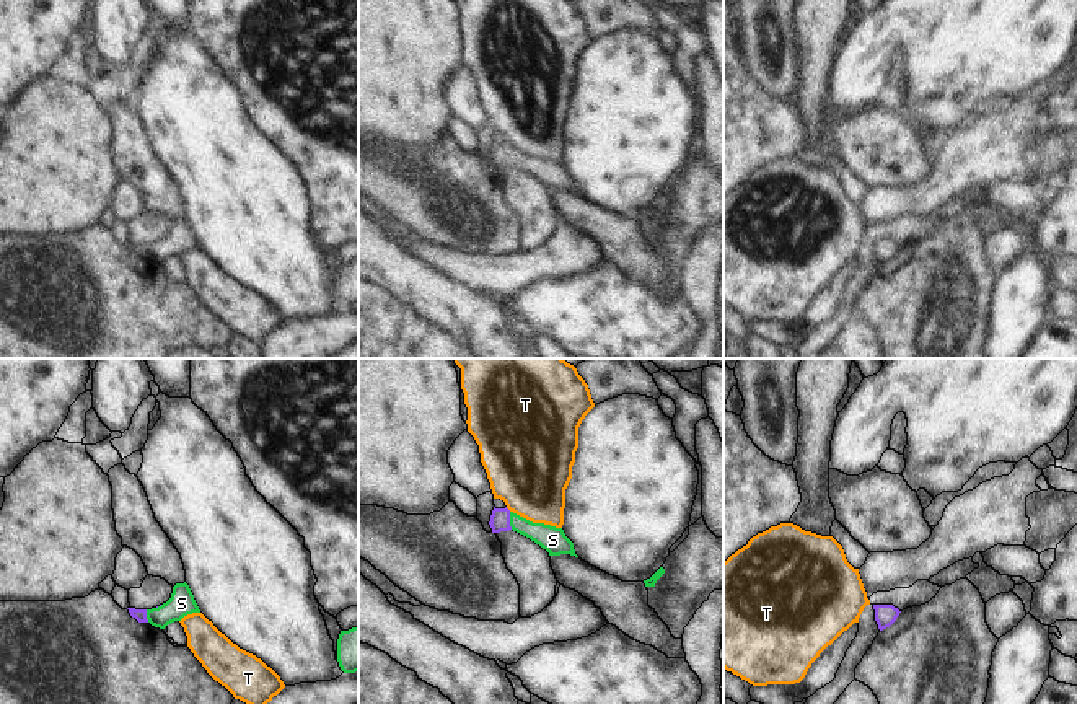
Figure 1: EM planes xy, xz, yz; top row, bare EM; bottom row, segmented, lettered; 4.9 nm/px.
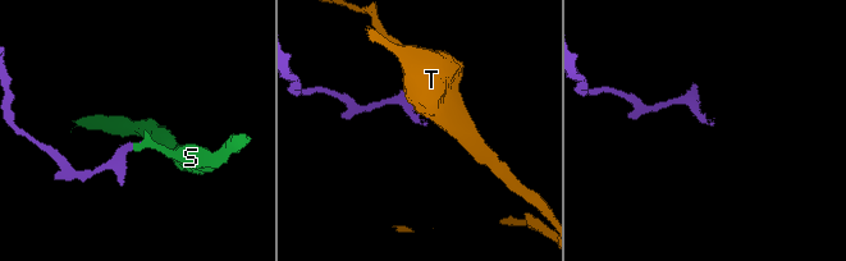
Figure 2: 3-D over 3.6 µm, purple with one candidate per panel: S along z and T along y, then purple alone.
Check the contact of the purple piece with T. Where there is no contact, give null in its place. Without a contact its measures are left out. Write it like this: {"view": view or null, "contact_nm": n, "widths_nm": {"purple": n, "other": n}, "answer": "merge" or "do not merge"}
{"view": "xz", "contact_nm": 40, "widths_nm": {"purple": 100, "other": 420}, "answer": "do not merge"}

